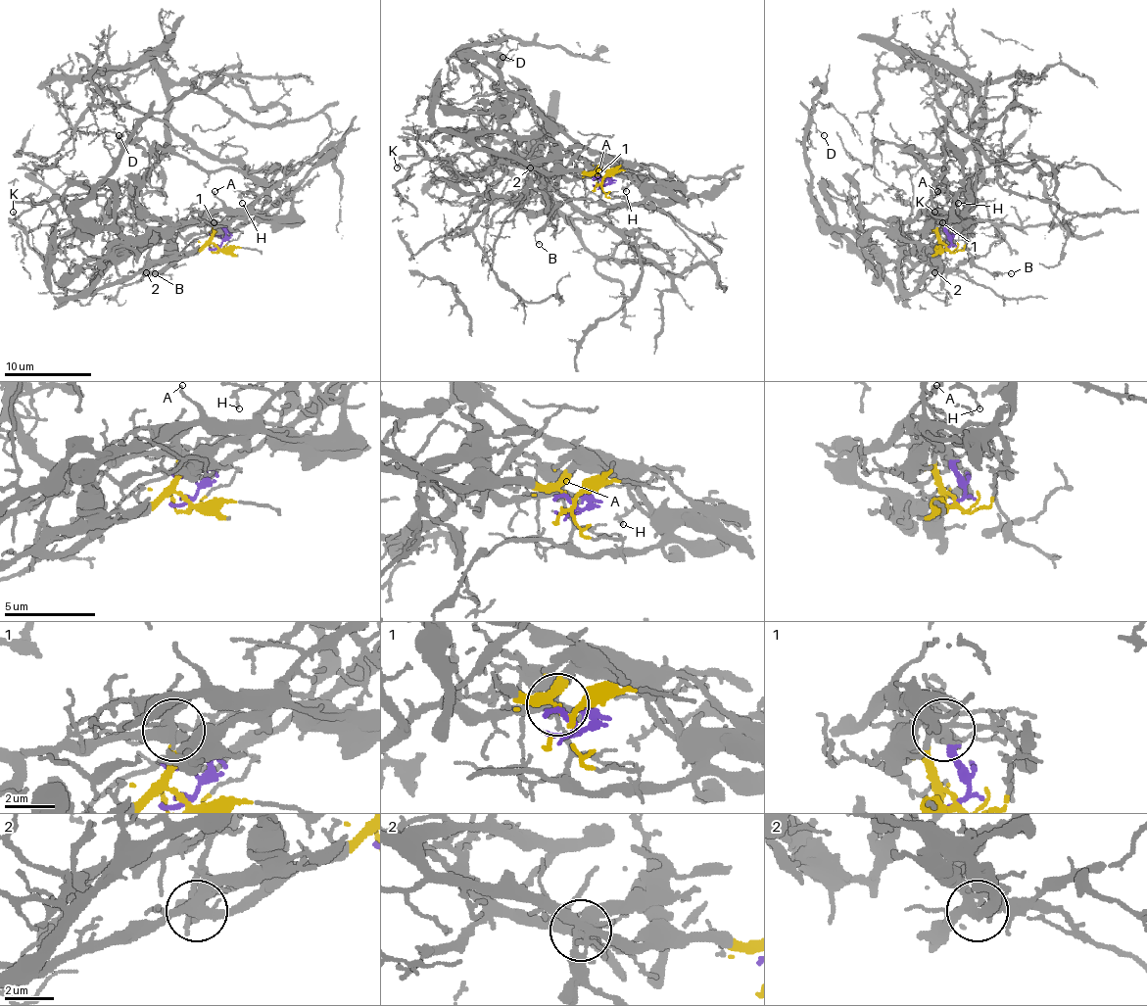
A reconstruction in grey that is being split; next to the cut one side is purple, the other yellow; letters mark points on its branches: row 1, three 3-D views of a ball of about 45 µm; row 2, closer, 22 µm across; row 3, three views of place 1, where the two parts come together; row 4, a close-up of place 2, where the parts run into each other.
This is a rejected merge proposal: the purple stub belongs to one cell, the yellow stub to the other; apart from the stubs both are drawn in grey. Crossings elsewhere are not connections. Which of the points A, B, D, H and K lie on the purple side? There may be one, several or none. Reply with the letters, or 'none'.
H

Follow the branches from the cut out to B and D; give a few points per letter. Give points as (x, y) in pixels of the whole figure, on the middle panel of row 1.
B: (602, 181), (596, 169), (602, 194), (599, 201), (580, 198), (558, 205), (534, 235), (539, 244)
D: (602, 181), (562, 167), (551, 126), (510, 91), (500, 61), (484, 45), (503, 38), (519, 43), (503, 56)

